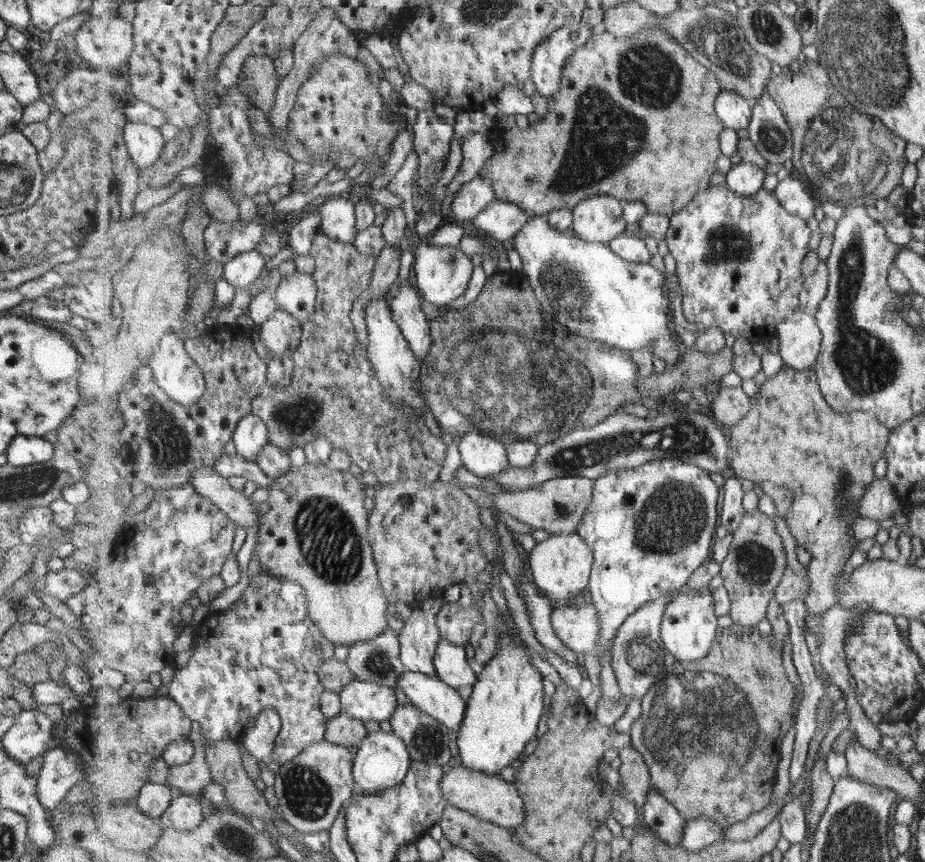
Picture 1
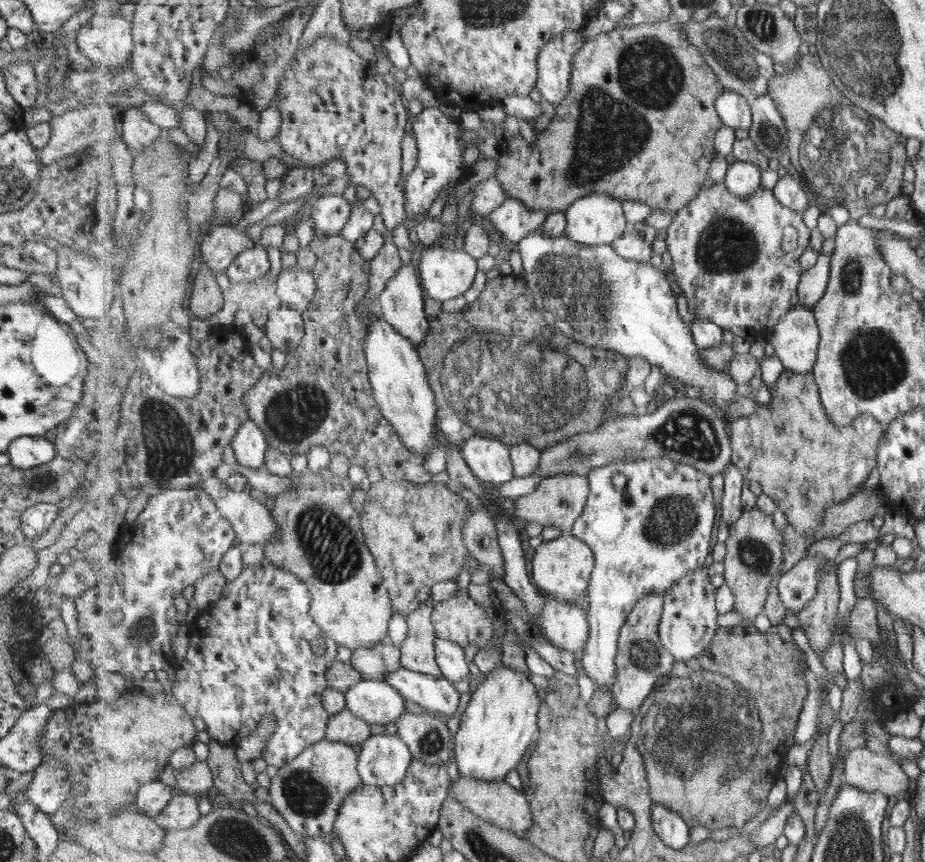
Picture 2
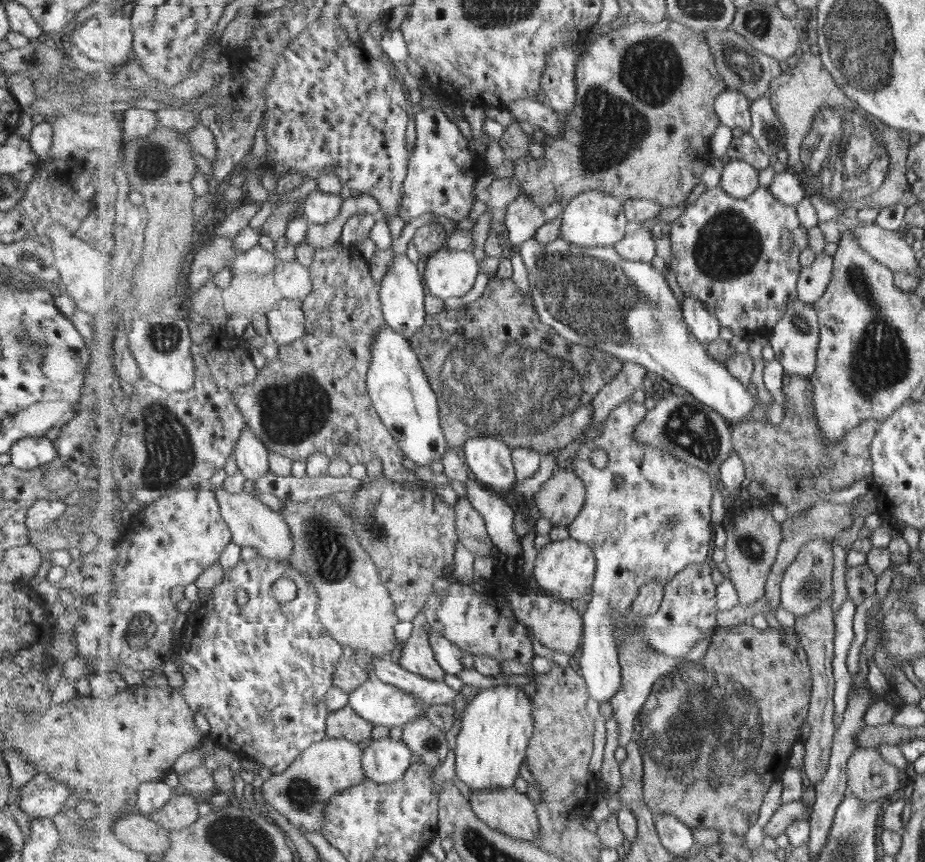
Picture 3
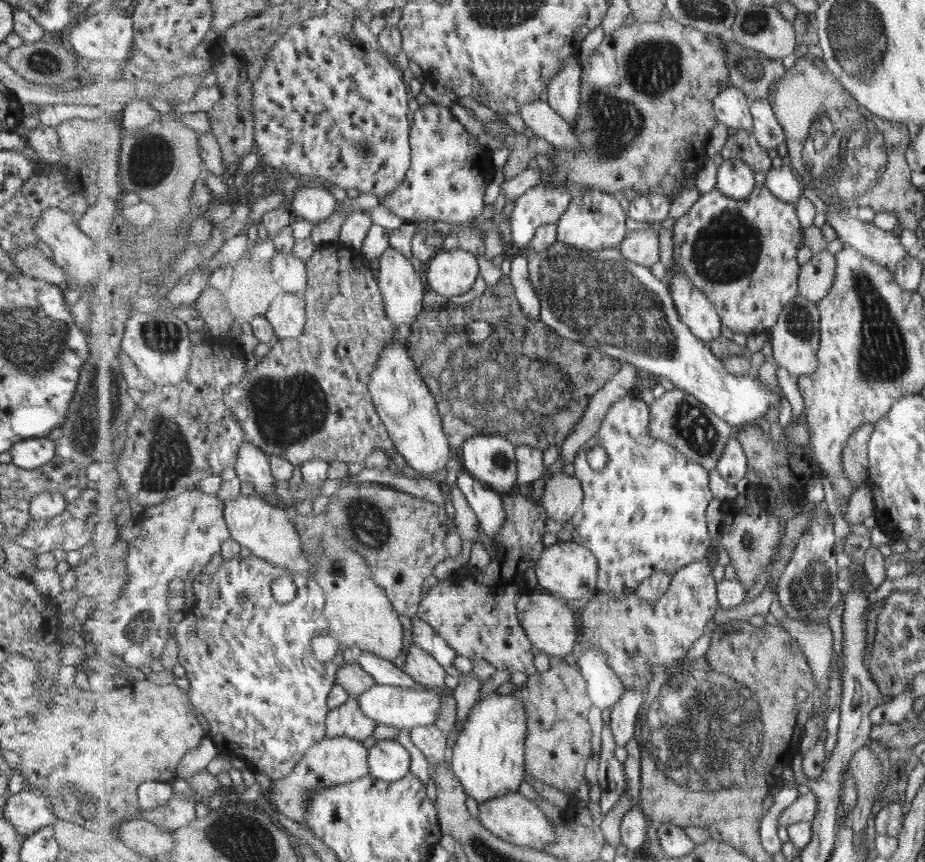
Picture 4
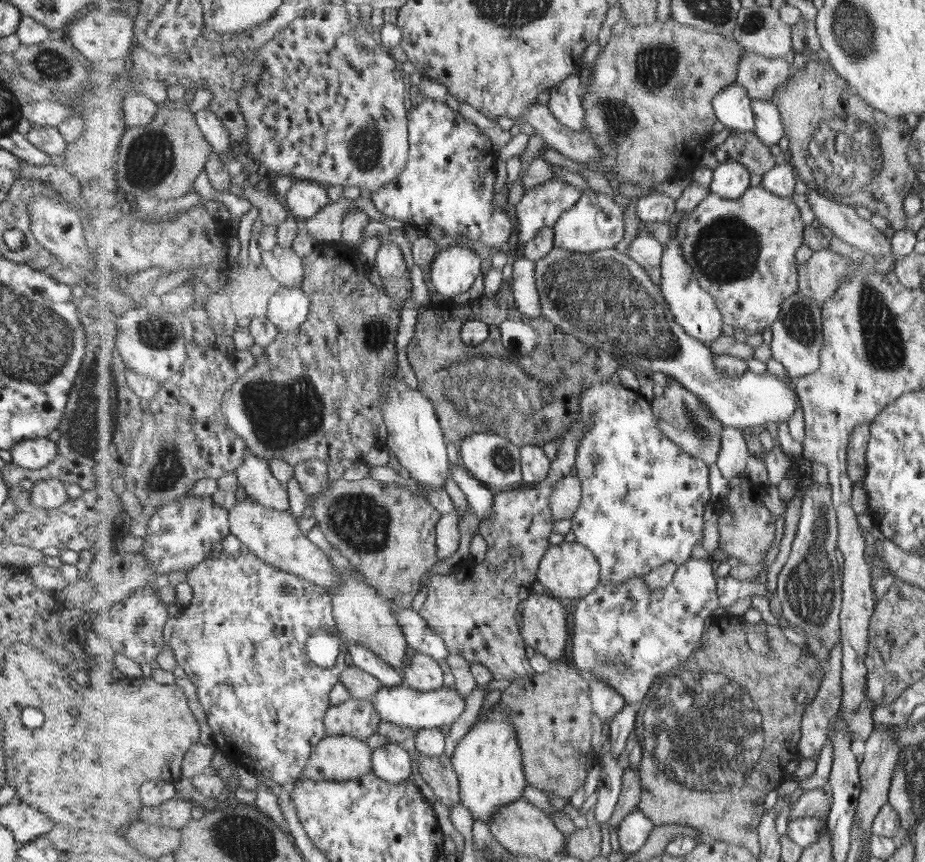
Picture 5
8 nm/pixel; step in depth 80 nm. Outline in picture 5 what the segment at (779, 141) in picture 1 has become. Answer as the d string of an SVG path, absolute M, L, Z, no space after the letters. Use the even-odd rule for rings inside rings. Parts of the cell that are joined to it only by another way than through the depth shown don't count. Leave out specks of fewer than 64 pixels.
M755 100L752 107L756 118L757 136L769 147L779 144L779 140L786 135L786 132L776 102Z

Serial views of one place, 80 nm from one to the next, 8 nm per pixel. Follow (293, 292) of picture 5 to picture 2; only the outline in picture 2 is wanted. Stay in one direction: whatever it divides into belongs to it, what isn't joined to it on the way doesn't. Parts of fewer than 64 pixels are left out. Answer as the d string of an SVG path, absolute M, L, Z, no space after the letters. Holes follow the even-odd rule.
M282 304L270 312L264 331L273 348L287 352L305 338L305 320L301 312Z

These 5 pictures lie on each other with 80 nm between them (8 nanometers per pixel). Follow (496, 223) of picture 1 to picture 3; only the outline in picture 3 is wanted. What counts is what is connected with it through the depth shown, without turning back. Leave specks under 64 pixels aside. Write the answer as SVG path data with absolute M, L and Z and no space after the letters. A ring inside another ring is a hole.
M521 194L505 208L504 220L506 235L514 246L519 247L529 240L536 239L537 232L551 219L561 216L565 202L548 206L537 206L528 194Z

